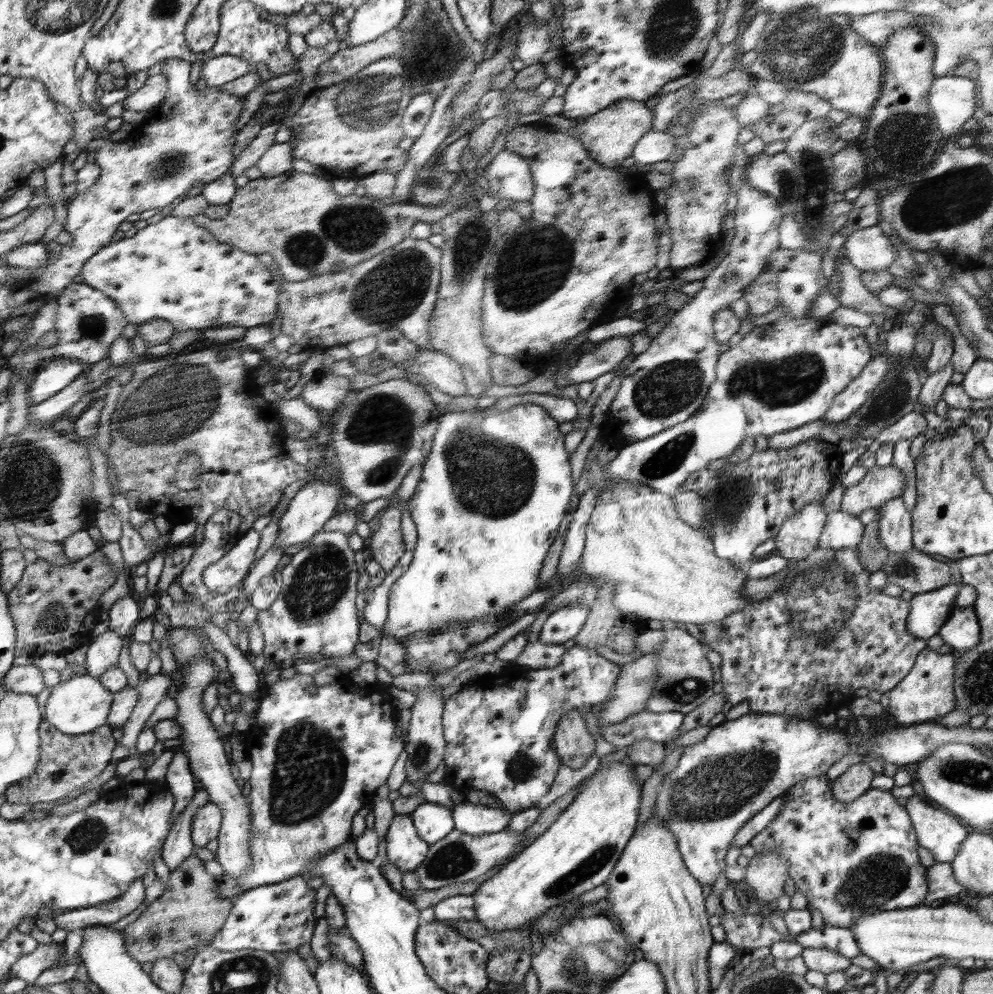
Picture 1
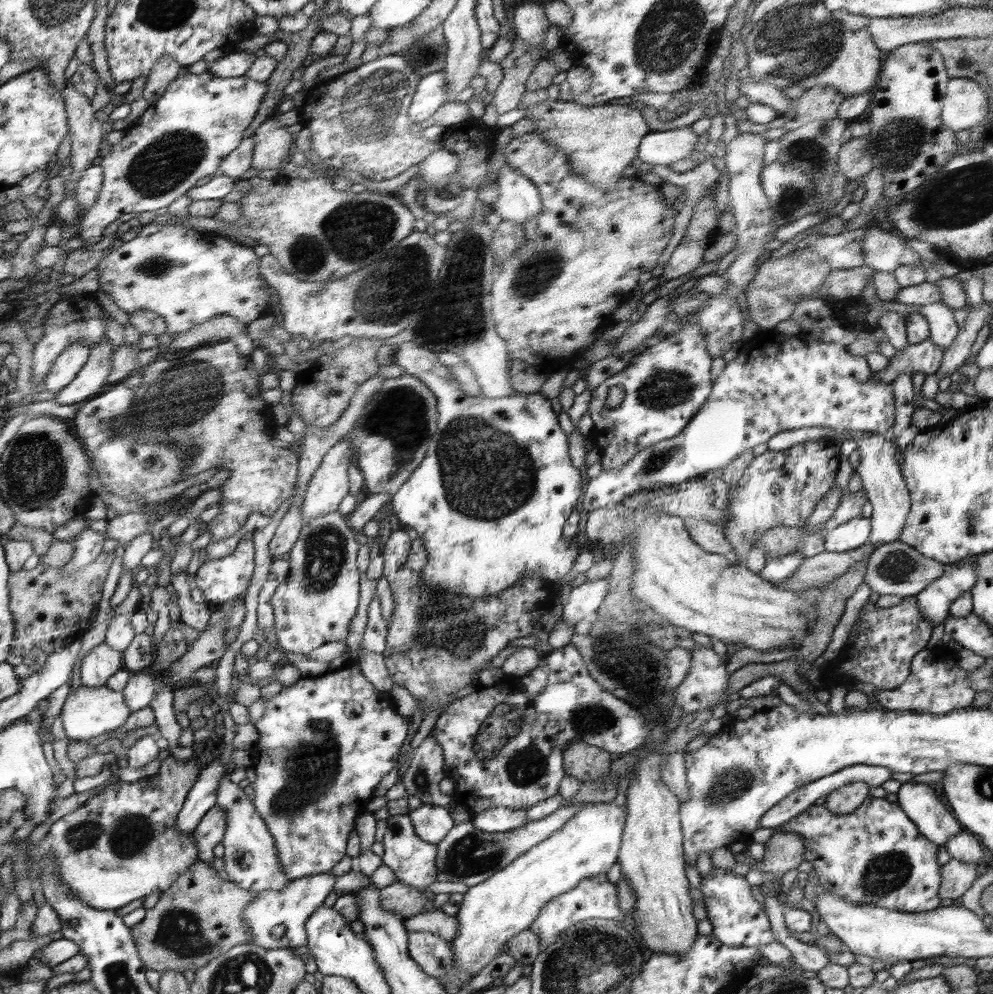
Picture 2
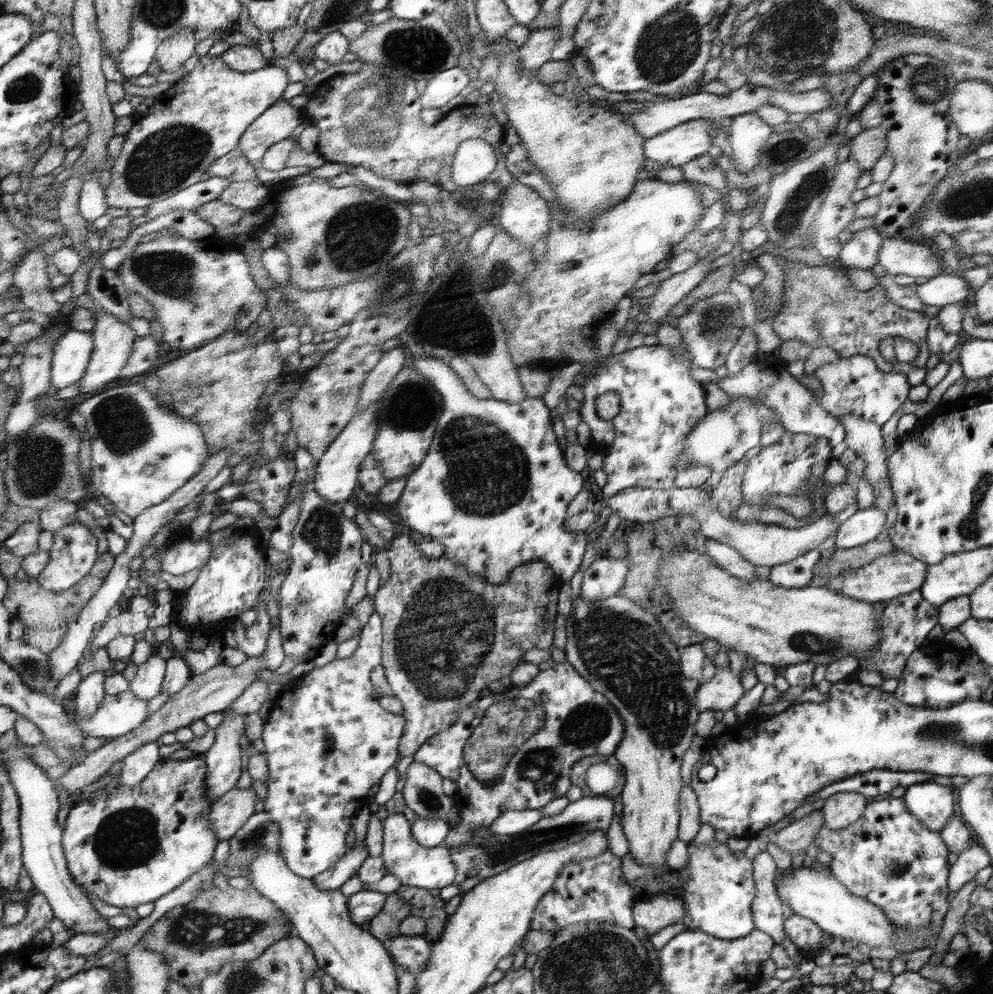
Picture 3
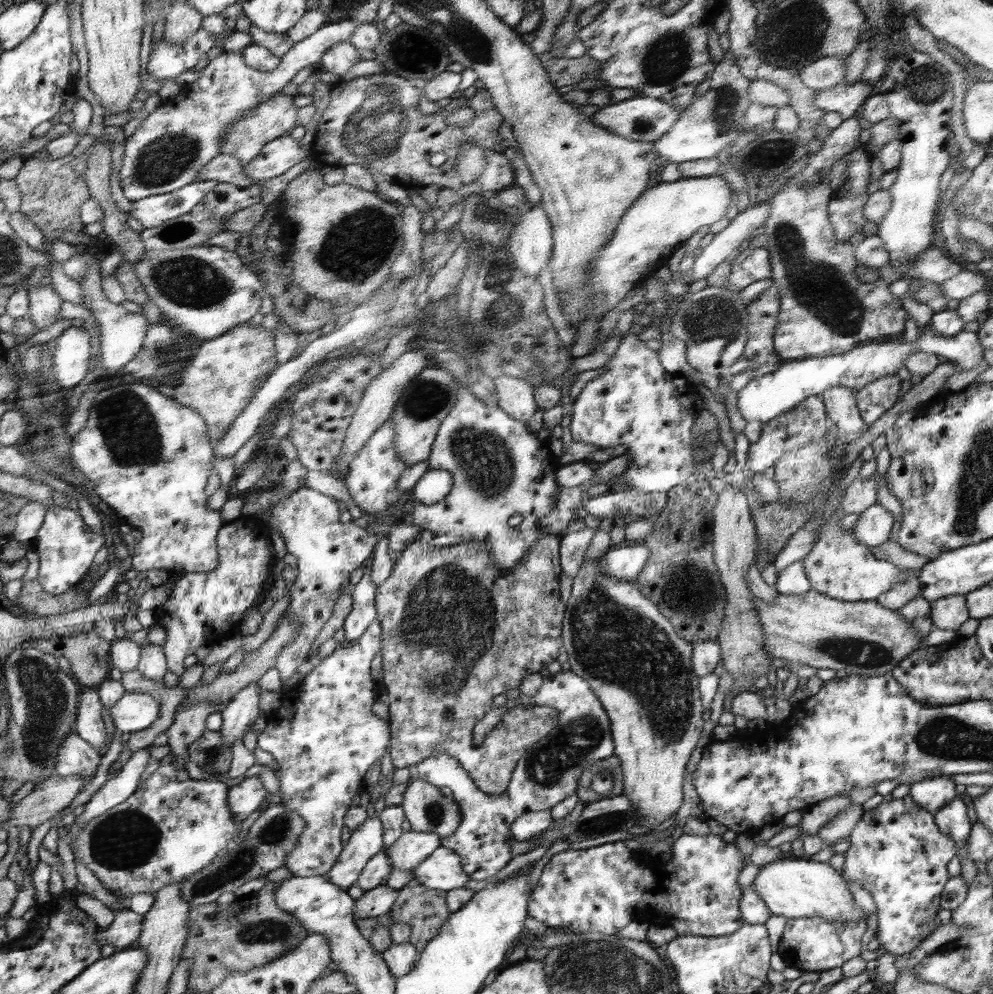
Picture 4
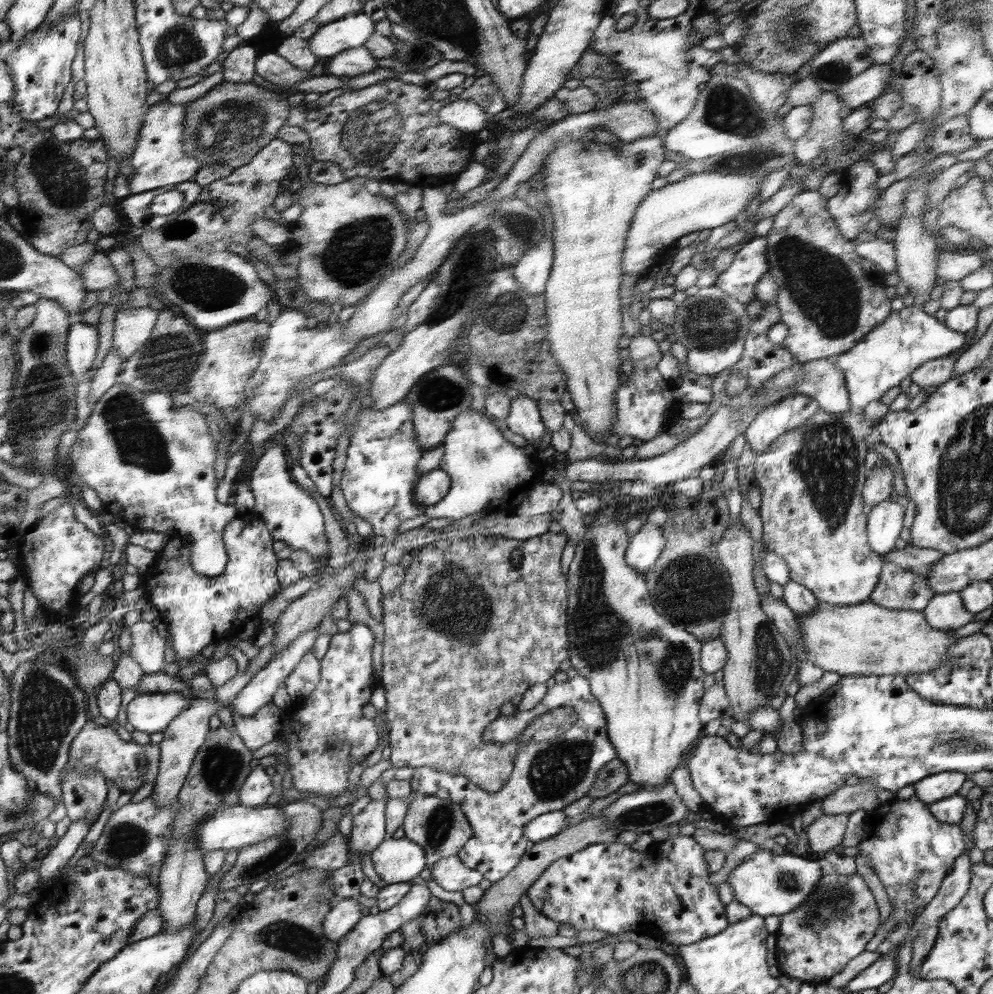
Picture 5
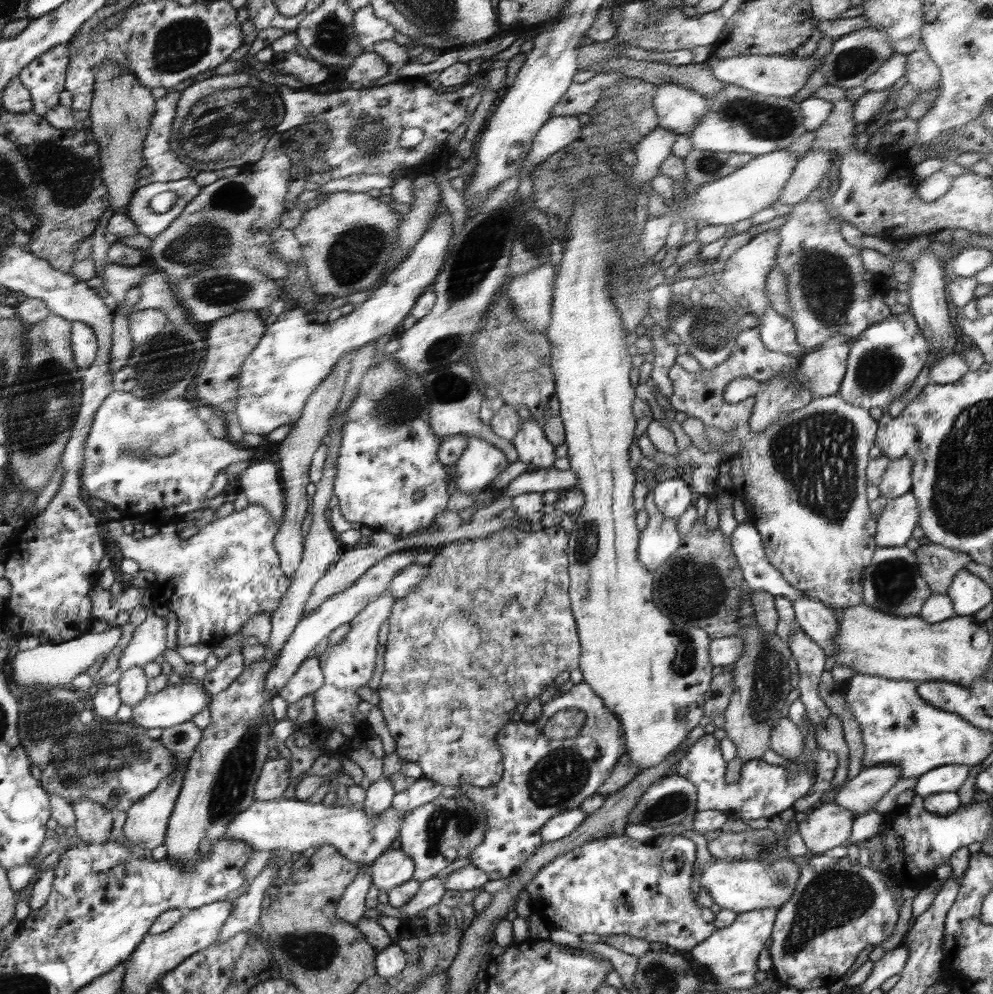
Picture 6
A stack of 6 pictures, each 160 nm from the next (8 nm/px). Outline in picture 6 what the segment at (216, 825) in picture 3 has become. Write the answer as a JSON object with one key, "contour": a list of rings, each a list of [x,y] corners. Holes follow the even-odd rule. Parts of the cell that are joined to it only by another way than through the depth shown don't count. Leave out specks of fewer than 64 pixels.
{"contour":[[[281,755],[264,763],[259,780],[256,781],[254,794],[256,801],[284,799],[290,779],[290,762]]]}

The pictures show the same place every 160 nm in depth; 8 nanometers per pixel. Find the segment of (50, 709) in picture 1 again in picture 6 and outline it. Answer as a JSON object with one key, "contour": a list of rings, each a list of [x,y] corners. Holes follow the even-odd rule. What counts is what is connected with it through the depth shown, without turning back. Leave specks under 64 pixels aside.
{"contour":[[[179,682],[156,694],[148,693],[144,701],[132,709],[133,724],[150,728],[170,728],[192,721],[195,714],[208,707],[207,690],[199,683]]]}

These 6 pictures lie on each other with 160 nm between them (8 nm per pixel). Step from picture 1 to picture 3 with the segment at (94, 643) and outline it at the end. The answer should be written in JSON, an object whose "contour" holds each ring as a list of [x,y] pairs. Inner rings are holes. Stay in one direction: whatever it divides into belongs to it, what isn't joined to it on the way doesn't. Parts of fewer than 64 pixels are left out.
{"contour":[[[95,671],[82,677],[79,685],[76,687],[76,714],[74,717],[84,718],[85,716],[94,715],[103,705],[103,698],[106,695],[104,685],[108,672]]]}

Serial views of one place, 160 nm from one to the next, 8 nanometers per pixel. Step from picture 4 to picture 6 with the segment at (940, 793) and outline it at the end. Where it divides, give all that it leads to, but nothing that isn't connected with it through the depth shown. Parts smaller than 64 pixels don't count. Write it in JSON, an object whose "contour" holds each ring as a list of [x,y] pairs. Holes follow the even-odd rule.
{"contour":[[[946,765],[929,770],[916,780],[915,794],[922,798],[938,793],[957,792],[968,778],[968,765]]]}

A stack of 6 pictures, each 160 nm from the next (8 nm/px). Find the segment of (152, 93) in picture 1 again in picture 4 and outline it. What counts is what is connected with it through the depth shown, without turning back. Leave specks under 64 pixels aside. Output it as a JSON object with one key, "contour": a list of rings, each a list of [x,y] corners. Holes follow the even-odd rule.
{"contour":[[[176,2],[166,16],[164,39],[181,45],[202,27],[203,16],[192,10],[188,2]]]}

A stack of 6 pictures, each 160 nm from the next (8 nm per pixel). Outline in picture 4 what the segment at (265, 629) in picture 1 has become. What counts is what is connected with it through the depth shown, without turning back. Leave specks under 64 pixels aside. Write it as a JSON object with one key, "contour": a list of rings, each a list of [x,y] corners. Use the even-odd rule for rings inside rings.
{"contour":[[[300,488],[288,498],[278,500],[269,512],[269,522],[282,535],[287,552],[298,559],[298,576],[290,587],[285,614],[297,626],[299,635],[284,647],[275,662],[283,683],[292,678],[298,666],[307,660],[316,636],[333,613],[340,586],[350,584],[352,572],[374,554],[378,536],[356,524],[342,523],[338,502],[310,488]]]}

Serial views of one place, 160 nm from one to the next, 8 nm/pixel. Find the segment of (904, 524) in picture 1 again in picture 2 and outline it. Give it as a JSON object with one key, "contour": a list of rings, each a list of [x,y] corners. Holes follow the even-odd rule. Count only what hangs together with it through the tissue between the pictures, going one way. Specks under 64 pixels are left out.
{"contour":[[[883,434],[866,437],[866,440],[858,440],[860,466],[855,473],[860,474],[866,497],[872,504],[871,535],[869,542],[877,547],[886,543],[898,541],[898,535],[905,523],[905,518],[911,508],[910,494],[907,490],[904,476],[896,462],[896,447],[892,441],[886,442]]]}

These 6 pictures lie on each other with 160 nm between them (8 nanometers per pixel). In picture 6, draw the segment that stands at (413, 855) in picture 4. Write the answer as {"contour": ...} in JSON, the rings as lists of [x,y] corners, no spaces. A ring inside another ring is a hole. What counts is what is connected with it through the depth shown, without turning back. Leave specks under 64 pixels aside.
{"contour":[[[388,849],[378,857],[368,868],[372,877],[372,884],[379,890],[388,892],[407,883],[415,874],[415,862],[400,849]]]}

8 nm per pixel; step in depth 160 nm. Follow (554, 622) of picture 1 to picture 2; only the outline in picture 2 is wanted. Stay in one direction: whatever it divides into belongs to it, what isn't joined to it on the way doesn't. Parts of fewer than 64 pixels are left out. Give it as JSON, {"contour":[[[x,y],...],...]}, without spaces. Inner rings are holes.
{"contour":[[[606,578],[585,581],[579,587],[573,588],[567,600],[563,602],[563,612],[559,621],[575,628],[579,620],[592,619],[604,602],[608,591],[609,580]]]}

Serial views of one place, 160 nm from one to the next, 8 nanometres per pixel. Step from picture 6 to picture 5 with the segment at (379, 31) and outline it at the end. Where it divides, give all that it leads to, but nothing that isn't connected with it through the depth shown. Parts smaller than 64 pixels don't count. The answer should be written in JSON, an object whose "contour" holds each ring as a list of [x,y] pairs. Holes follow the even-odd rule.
{"contour":[[[356,13],[322,25],[307,41],[316,56],[327,60],[345,50],[364,46],[376,24],[368,14]]]}

